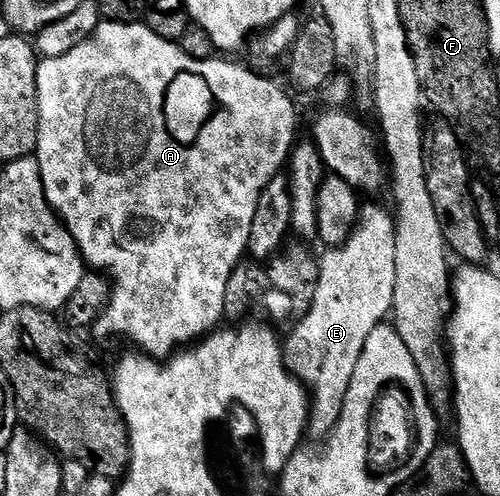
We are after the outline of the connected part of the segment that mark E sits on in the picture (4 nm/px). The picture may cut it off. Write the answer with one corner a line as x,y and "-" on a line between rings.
365,205
360,211
360,218
356,221
356,226
352,230
352,235
346,239
346,241
340,243
339,246
333,246
323,251
323,256
319,259
320,275
318,276
318,290
315,293
313,306
309,312
306,313
304,318
299,319
295,323
296,327
288,334
288,339
285,337
282,342
282,349
284,352
284,363
286,368
294,375
300,382
304,384
304,387
308,389
310,395
310,409
308,412
308,430
319,440
327,439
328,435
332,433
332,430
338,424
340,419
340,413
344,407
344,401
346,400
346,392
350,390
350,380
354,380
354,372
358,368
358,360
362,356
362,352
366,348
366,344
372,341
372,333
381,329
382,323
380,322
385,317
386,319
391,315
392,305
394,304
394,272
396,271
396,265
394,259
396,256
396,219
391,209
383,210
380,206
368,206

